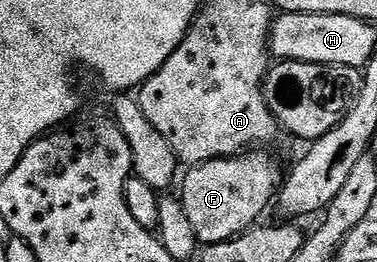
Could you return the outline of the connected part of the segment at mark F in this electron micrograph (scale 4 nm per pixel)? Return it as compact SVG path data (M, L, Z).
M253 148L244 154L237 155L236 158L216 158L210 162L200 162L197 166L188 171L189 175L180 183L181 191L179 197L183 208L187 212L187 220L191 220L191 228L195 228L195 236L198 243L210 246L226 242L236 238L238 234L244 234L246 230L253 229L258 225L261 213L269 206L269 201L274 201L279 187L283 182L283 170L281 166L260 149Z

